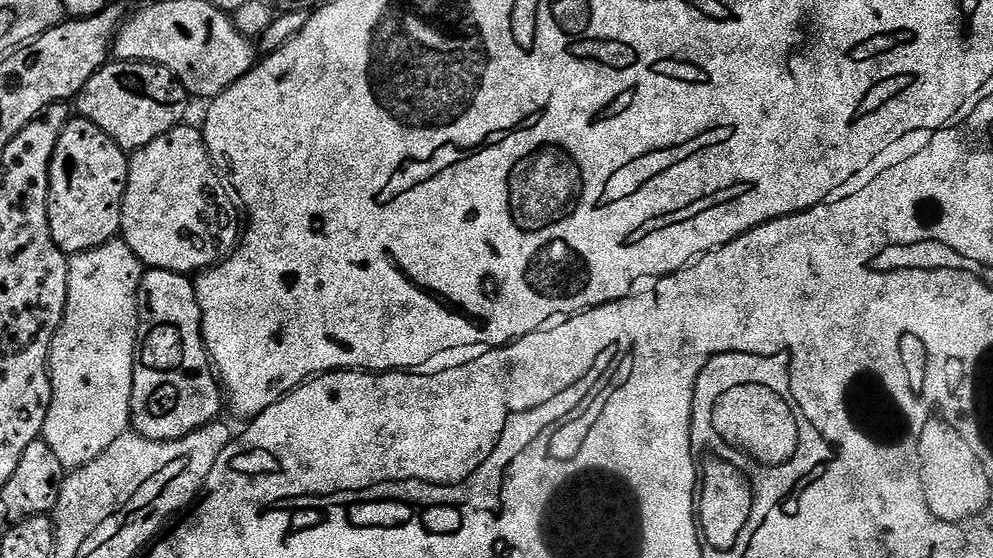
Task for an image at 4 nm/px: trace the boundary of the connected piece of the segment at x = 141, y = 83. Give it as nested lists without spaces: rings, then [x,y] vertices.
[[[137,60],[109,62],[95,72],[82,86],[74,101],[81,117],[102,130],[125,153],[131,154],[154,142],[170,129],[185,123],[190,97],[168,68],[157,64],[143,64]]]

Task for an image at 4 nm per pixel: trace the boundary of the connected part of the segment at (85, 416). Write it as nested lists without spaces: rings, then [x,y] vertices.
[[[117,238],[98,246],[94,250],[77,252],[68,261],[68,297],[66,298],[66,310],[60,323],[60,329],[52,339],[52,352],[48,356],[48,371],[52,374],[52,401],[46,414],[46,422],[42,438],[58,454],[58,462],[62,462],[65,470],[75,470],[94,462],[102,455],[118,438],[122,438],[124,432],[129,431],[132,422],[132,387],[134,386],[134,370],[138,355],[138,333],[140,330],[140,283],[146,269],[140,260],[130,250],[130,246],[122,238]]]

